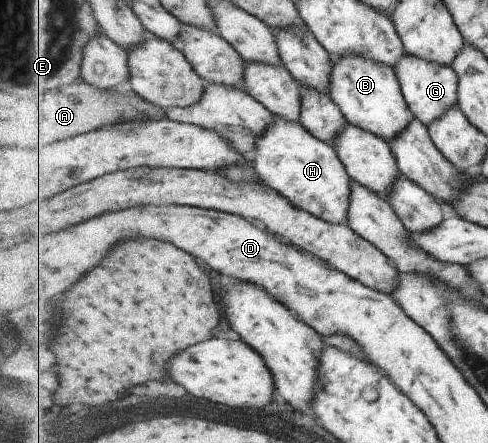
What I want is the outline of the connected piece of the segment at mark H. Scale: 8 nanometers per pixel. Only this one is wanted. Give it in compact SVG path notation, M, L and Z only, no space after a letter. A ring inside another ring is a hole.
M276 117L272 128L260 136L259 147L252 160L256 162L256 172L260 172L260 182L279 190L292 204L330 224L348 224L352 178L347 166L331 144L308 132L302 123Z

